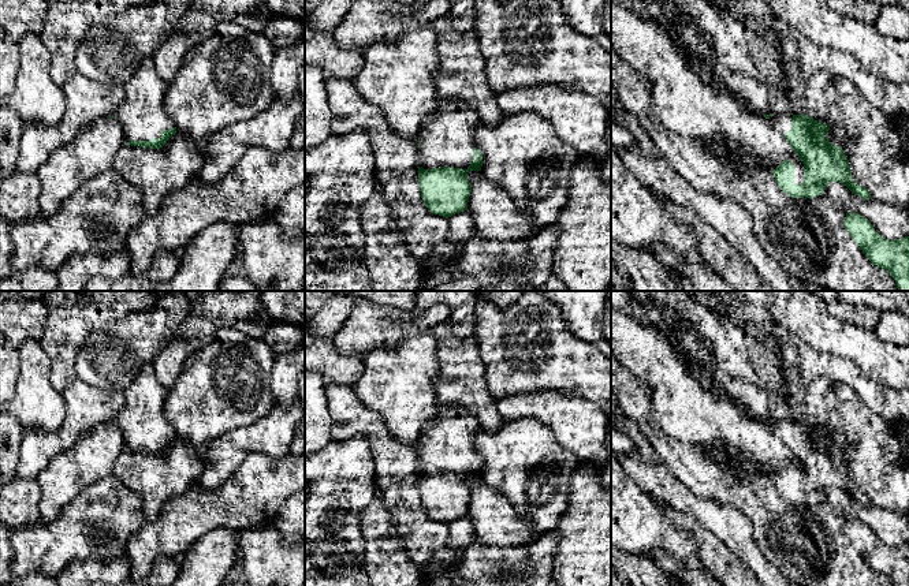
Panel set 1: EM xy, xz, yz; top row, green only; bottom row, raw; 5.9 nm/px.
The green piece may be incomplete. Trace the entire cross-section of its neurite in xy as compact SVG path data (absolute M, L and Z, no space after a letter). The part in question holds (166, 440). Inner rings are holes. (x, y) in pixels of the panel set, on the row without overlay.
M152 363L145 365L131 385L123 392L124 407L109 422L123 434L124 447L131 452L160 455L176 440L174 426L164 415L164 403L168 389L160 382Z

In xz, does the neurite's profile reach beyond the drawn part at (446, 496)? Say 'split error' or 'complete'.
split error

